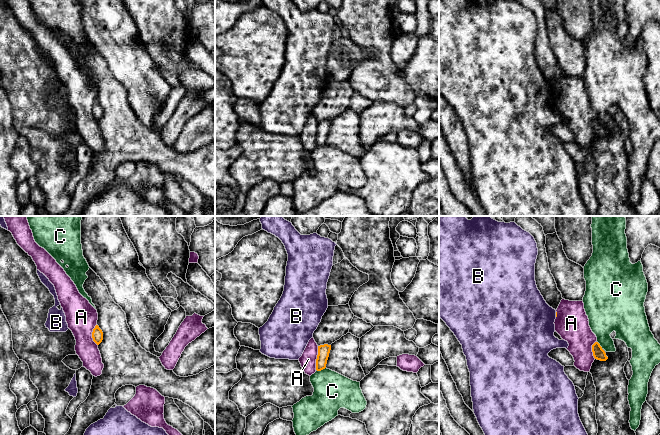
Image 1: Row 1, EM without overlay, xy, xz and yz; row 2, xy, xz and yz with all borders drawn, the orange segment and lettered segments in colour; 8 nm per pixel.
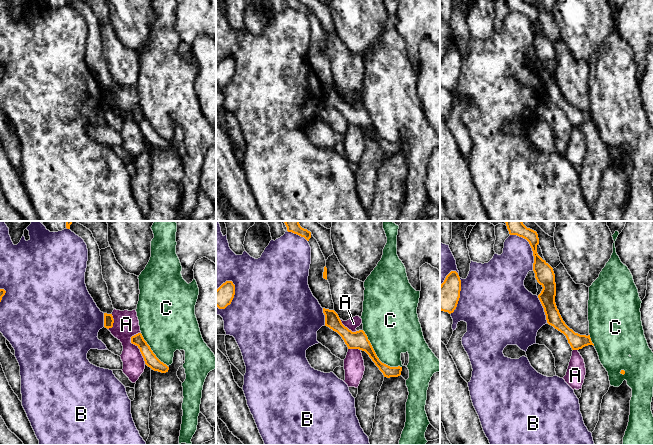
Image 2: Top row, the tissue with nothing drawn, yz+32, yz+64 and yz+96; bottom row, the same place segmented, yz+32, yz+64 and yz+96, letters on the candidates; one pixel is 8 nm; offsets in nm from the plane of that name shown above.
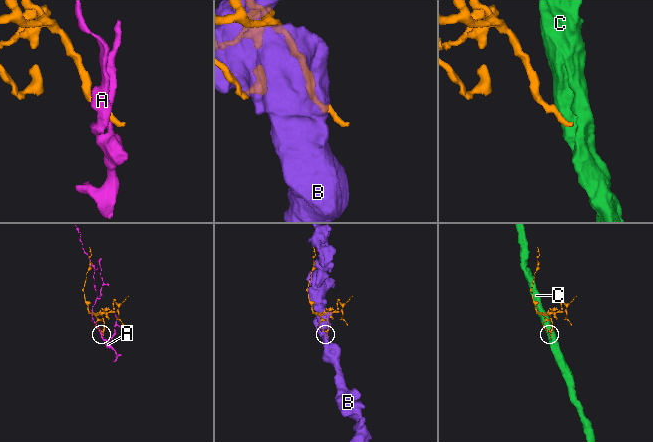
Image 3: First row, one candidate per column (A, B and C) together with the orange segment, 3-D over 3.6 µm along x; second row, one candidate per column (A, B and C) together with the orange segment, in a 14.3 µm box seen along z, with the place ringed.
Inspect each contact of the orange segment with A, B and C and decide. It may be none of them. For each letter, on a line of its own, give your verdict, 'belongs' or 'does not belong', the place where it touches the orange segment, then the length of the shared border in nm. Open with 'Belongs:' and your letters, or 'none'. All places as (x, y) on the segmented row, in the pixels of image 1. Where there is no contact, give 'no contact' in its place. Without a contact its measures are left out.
Belongs: none
A: does not belong | xz (317, 358) | 190 nm
B: does not belong | yz (556, 314) | 40 nm
C: does not belong | xz (320, 370) | 80 nm

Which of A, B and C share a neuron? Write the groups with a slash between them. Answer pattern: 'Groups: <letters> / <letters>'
Groups: A / B / C

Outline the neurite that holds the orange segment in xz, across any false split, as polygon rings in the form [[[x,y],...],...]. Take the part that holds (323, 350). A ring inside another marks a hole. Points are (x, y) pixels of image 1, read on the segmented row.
[[[324,344],[324,345],[318,346],[318,355],[316,359],[317,371],[321,371],[326,368],[330,350],[331,350],[331,345]]]

